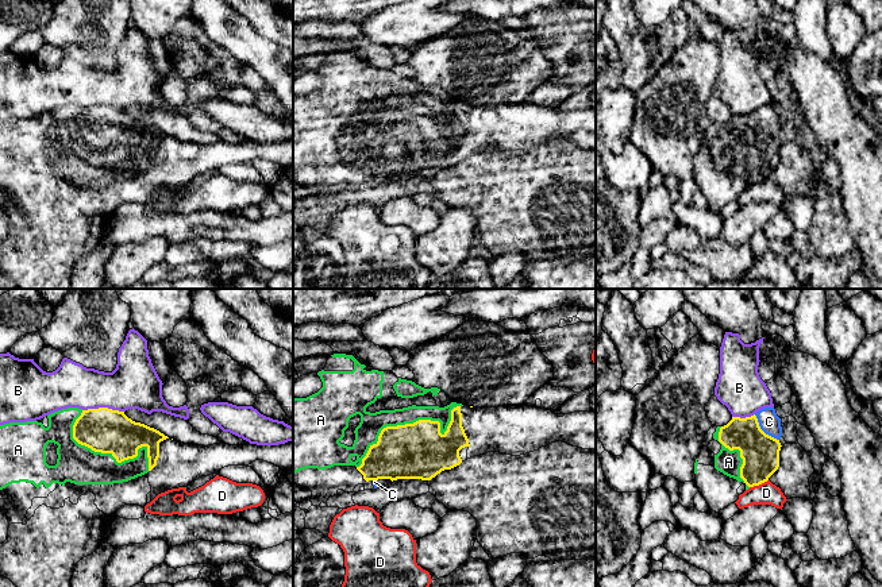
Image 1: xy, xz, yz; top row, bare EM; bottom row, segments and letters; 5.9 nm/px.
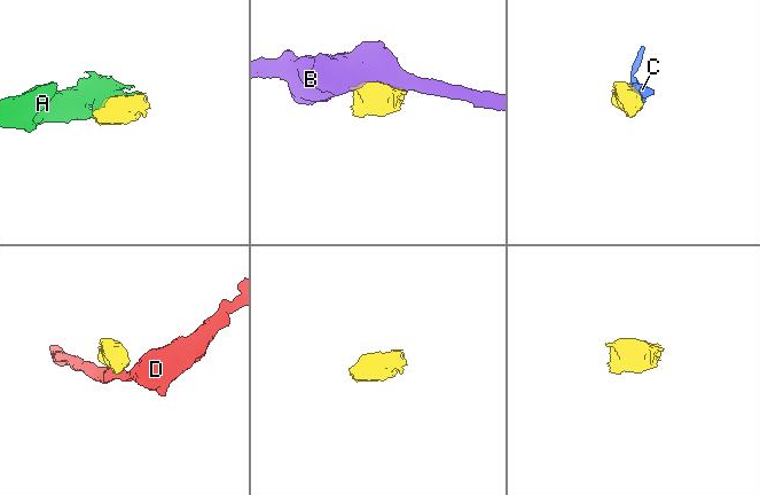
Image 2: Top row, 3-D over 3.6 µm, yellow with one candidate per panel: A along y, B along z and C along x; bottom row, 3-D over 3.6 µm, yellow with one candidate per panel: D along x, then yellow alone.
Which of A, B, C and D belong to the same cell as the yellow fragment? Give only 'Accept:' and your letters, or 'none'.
Accept: A, C

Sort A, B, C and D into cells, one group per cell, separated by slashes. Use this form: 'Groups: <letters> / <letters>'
Groups: A C / B / D

